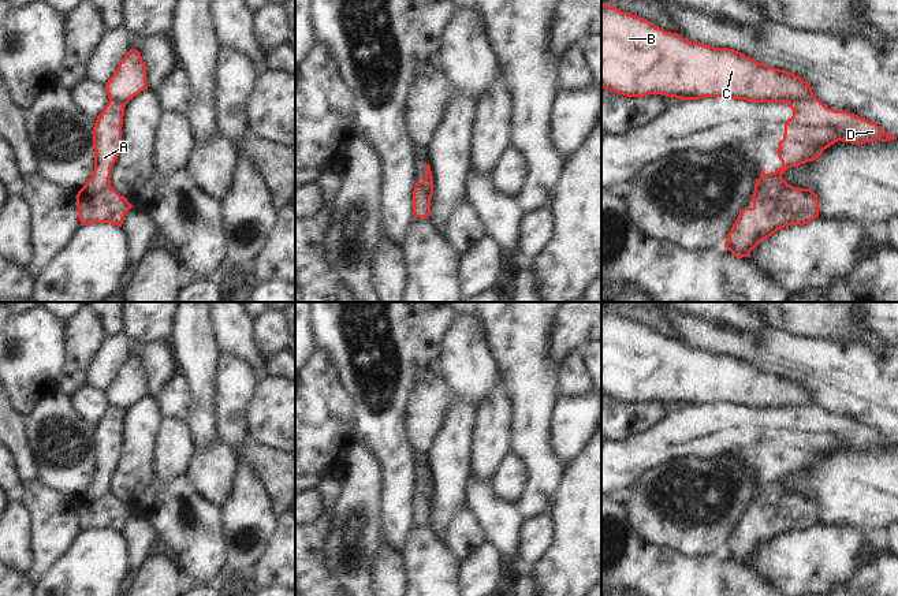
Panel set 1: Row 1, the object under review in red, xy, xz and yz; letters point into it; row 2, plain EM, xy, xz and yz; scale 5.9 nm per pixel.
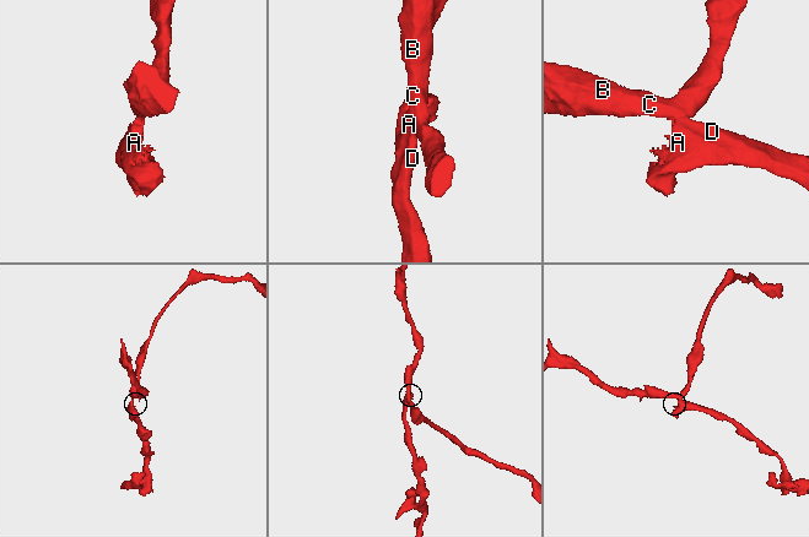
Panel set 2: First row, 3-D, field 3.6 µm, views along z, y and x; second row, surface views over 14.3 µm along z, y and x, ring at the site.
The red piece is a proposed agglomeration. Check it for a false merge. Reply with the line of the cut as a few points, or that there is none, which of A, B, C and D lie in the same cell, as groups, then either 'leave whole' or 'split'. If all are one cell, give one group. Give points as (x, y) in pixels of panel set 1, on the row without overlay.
cut yz (813, 402), (787, 409); groups A D / B C; split

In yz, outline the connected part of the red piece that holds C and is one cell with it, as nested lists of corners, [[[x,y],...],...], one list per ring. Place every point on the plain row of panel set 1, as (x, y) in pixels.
[[[601,309],[601,395],[627,403],[649,401],[679,406],[731,403],[748,409],[794,409],[815,403],[809,390],[793,379],[765,372],[734,355],[692,349],[678,339],[664,338],[649,327],[622,319],[619,314],[608,313],[604,309]]]

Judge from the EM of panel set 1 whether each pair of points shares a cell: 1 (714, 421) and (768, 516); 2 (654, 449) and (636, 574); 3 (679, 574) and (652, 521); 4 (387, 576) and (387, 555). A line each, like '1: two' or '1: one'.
1: one
2: two
3: two
4: one

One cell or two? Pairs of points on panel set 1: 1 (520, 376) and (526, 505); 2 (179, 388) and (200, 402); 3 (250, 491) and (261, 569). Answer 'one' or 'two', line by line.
1: one
2: two
3: two

